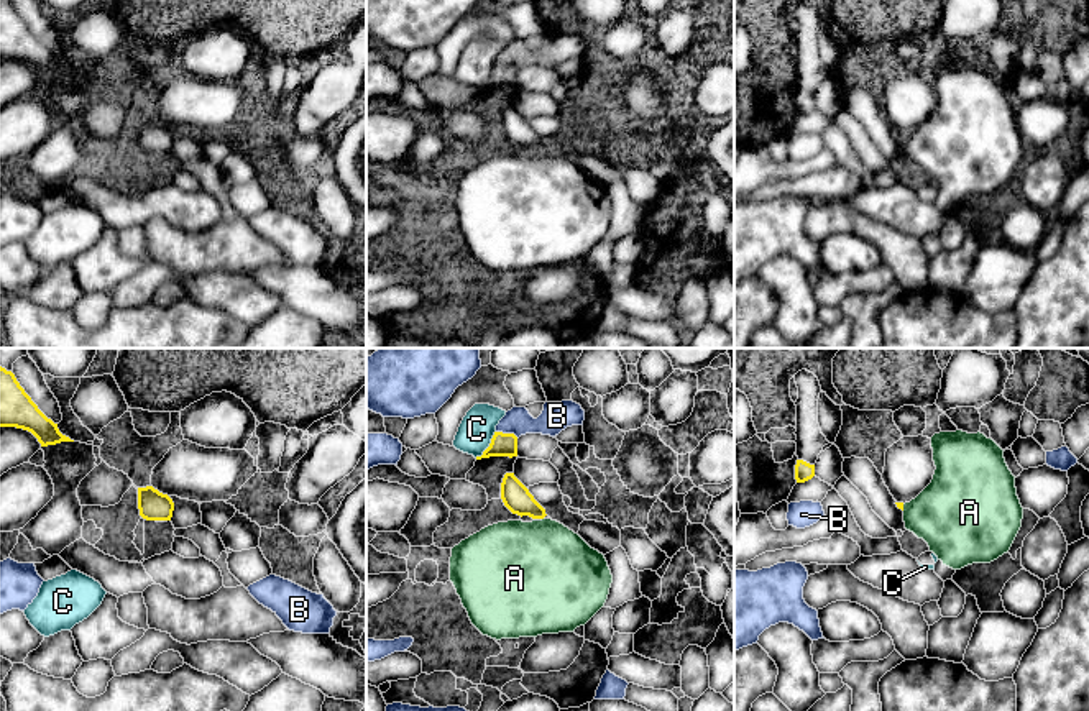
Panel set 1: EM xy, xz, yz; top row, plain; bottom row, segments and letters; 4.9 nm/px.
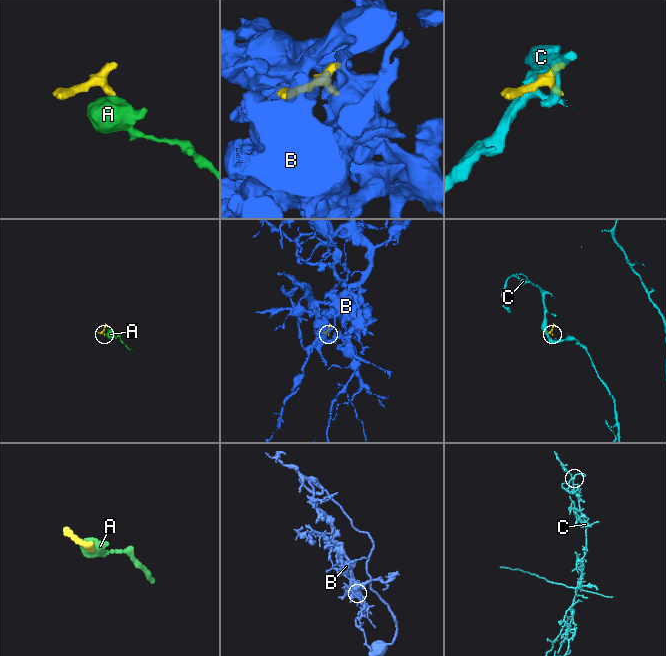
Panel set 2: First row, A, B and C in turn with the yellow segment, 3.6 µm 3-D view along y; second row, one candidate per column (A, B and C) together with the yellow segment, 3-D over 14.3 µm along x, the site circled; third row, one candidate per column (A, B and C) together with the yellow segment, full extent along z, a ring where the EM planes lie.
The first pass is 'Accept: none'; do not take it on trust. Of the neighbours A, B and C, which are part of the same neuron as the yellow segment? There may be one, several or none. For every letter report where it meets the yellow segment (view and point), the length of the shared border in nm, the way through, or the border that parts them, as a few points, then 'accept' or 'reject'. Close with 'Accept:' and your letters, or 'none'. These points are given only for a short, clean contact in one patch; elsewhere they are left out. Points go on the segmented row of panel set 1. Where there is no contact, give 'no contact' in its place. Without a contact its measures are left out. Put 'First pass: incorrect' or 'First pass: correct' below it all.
A: meets yellow in yz at (902, 508); contact 30 nm long; runs through yz (899, 504), (902, 508), (915, 513), (953, 513); accept
B: meets yellow in xz at (508, 434); contact 120 nm long; border along xz (496, 431), (518, 437); reject
C: meets yellow in xz at (490, 445); contact 170 nm long; border along xz (495, 431), (490, 445), (475, 457); reject
Accept: A
First pass: incorrect

